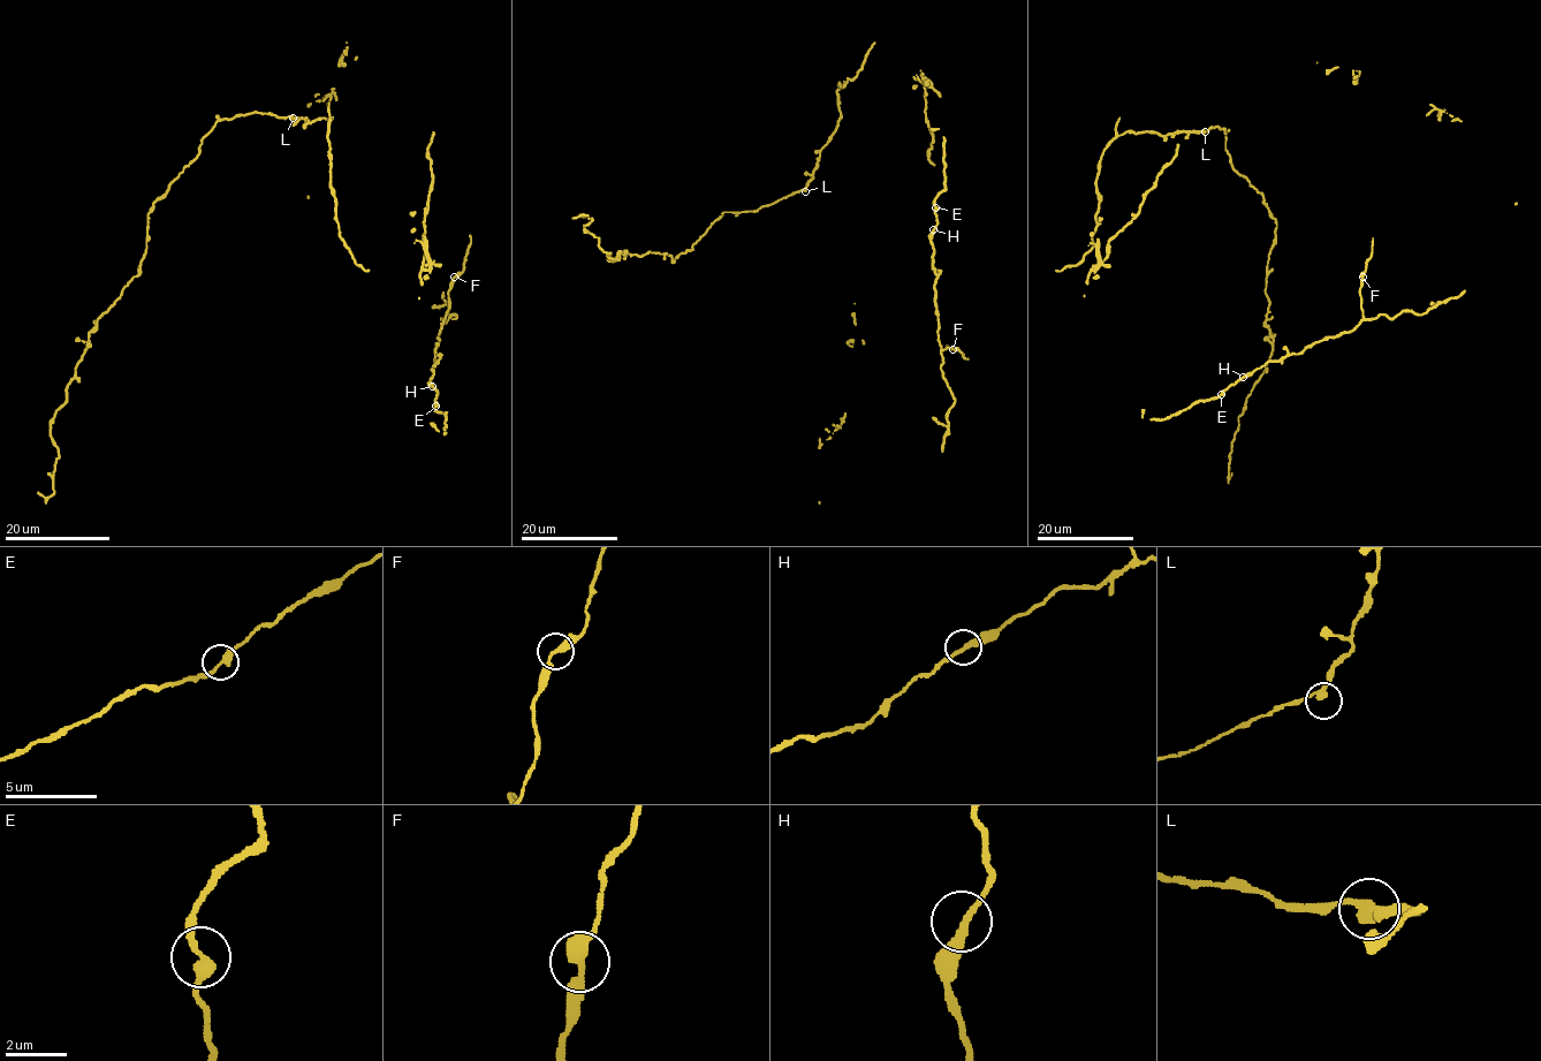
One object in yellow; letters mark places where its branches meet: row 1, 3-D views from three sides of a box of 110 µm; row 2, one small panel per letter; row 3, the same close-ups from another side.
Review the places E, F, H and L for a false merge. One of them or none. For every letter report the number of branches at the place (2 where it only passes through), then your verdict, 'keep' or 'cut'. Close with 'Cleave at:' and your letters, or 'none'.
E: branches 2; keep
F: branches 2; keep
H: branches 2; keep
L: branches 2; keep
Cleave at: none

